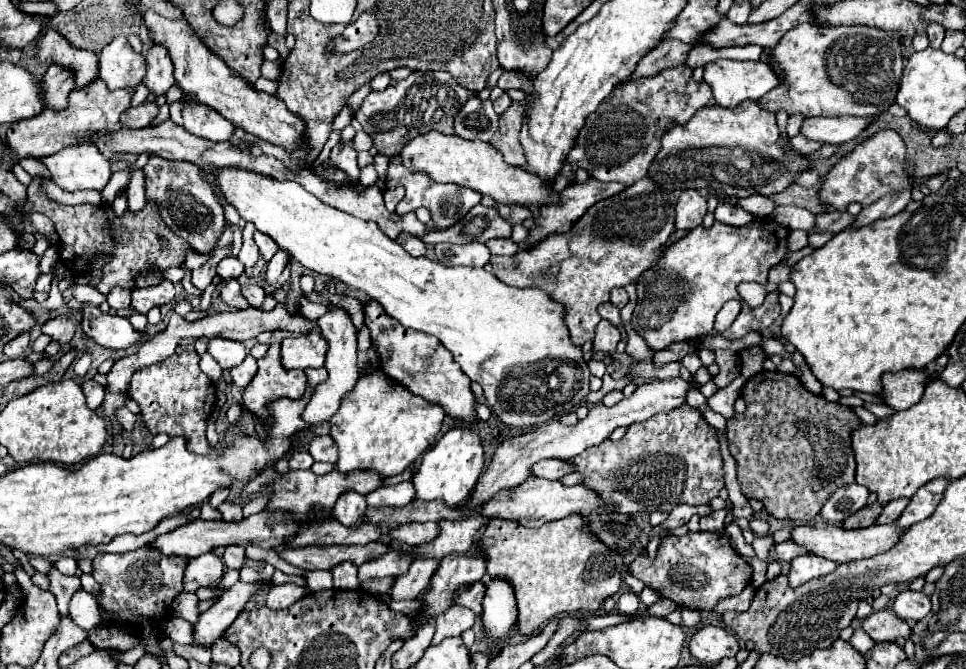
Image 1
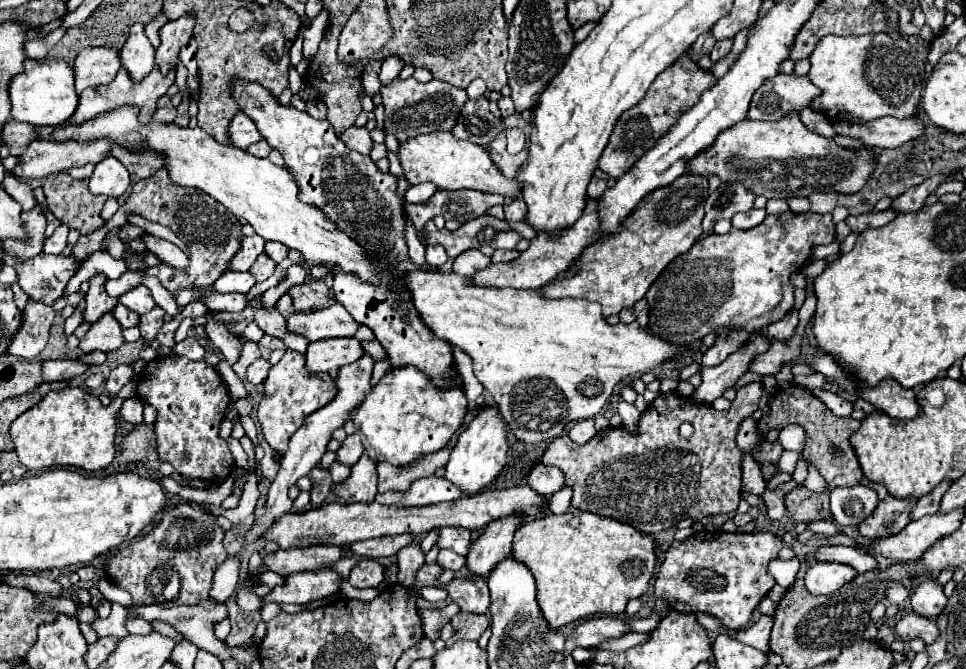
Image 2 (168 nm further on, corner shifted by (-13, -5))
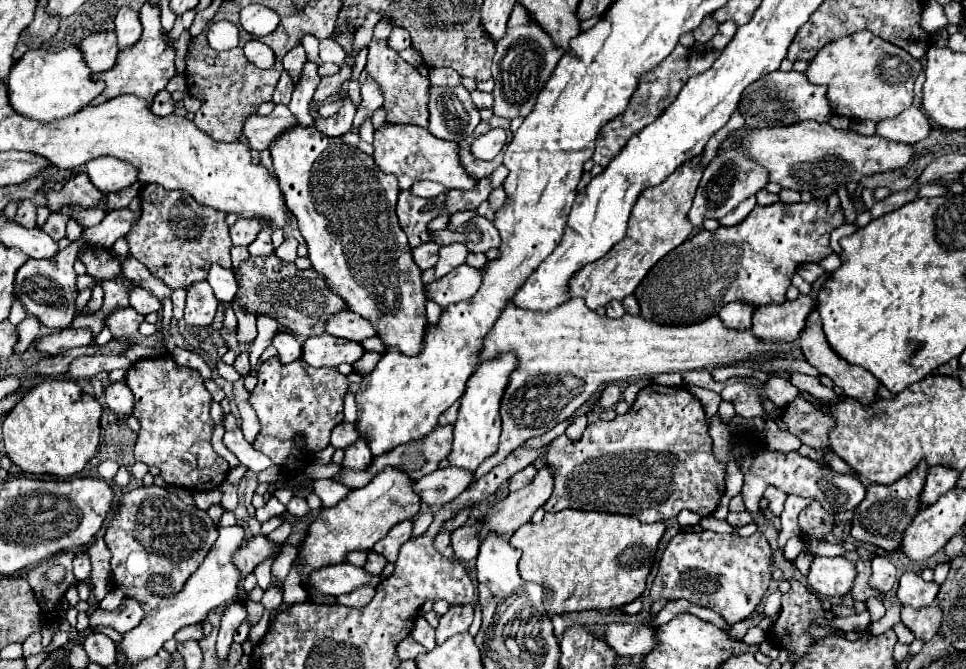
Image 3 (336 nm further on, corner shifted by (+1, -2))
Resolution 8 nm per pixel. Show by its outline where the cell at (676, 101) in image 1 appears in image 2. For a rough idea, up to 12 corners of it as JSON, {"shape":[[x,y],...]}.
{"shape":[[687,53],[619,117],[599,169],[623,177],[717,79]]}

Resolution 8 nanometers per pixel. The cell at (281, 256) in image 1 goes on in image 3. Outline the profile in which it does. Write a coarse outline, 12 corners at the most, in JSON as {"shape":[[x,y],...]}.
{"shape":[[257,316],[257,340],[253,342],[251,366],[259,362],[263,350],[271,344],[273,334],[283,328],[277,320]]}

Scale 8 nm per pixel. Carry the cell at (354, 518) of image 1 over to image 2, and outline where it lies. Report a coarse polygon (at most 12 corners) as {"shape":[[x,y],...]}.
{"shape":[[363,455],[333,491],[347,503],[373,503],[375,463]]}

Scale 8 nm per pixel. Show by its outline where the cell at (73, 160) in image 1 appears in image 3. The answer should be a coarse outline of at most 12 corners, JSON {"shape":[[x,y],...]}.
{"shape":[[111,156],[91,160],[85,172],[103,194],[139,180],[133,164]]}

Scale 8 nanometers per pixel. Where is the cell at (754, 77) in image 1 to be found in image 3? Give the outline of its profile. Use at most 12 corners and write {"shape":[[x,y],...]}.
{"shape":[[771,72],[741,96],[747,128],[827,122],[827,88]]}

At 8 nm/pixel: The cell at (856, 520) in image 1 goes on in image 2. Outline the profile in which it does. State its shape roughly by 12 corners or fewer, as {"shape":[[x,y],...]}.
{"shape":[[887,497],[859,525],[869,539],[899,533],[917,499]]}

